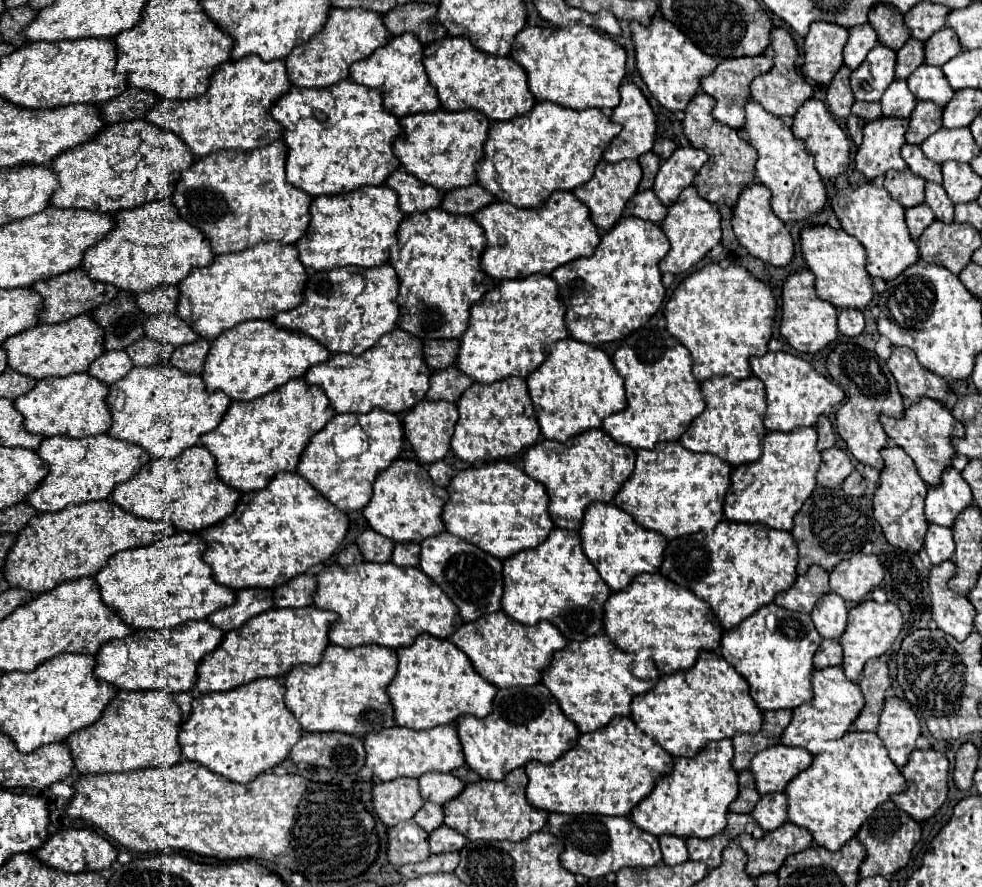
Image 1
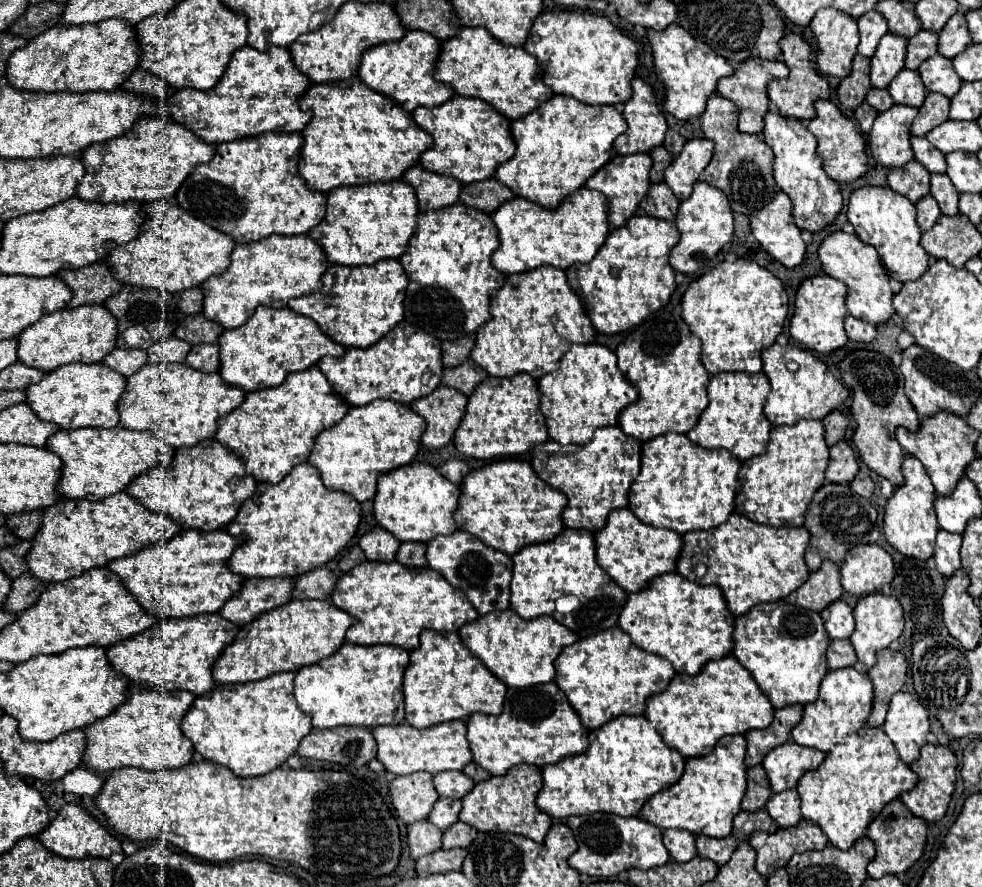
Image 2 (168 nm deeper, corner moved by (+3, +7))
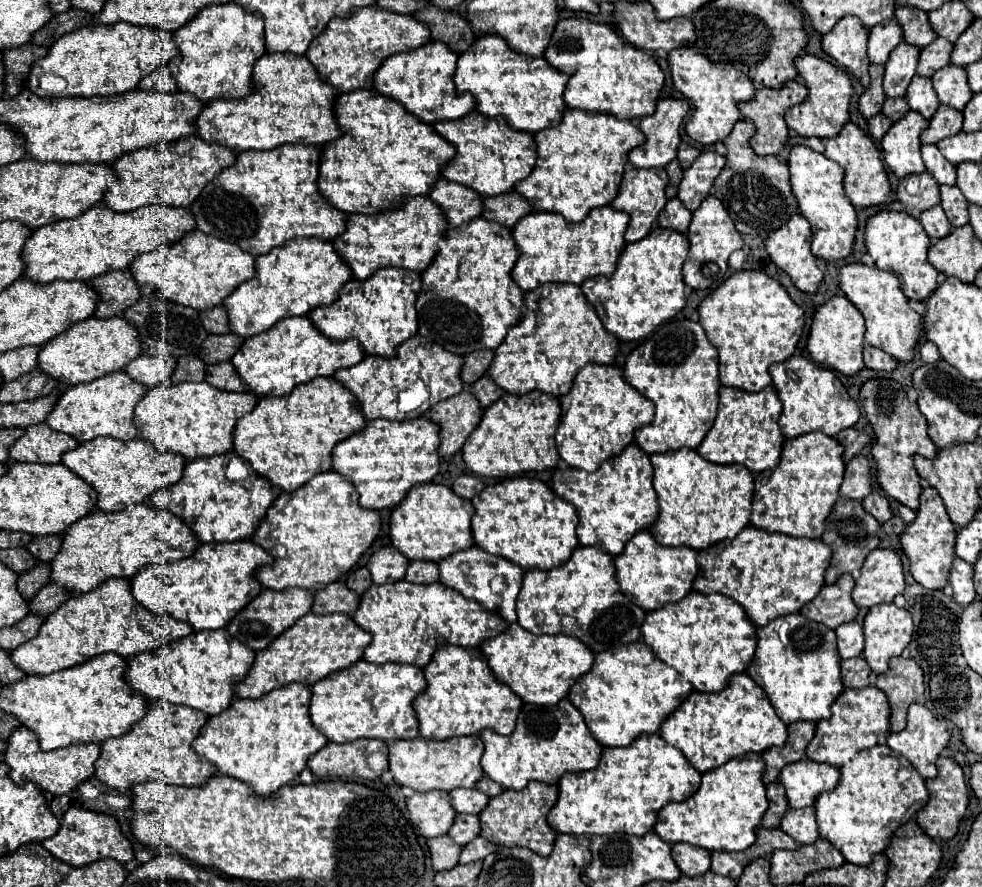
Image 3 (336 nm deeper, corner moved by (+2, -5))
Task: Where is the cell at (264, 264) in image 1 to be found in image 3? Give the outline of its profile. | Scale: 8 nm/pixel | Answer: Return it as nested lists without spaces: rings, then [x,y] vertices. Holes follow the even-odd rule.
[[[298,238],[288,242],[282,248],[274,248],[270,254],[258,256],[256,258],[256,276],[248,282],[244,282],[236,292],[232,292],[224,300],[224,308],[228,308],[228,318],[230,318],[230,328],[234,334],[242,338],[250,338],[254,334],[270,330],[276,322],[292,316],[306,316],[318,306],[332,304],[338,298],[340,288],[346,284],[346,280],[352,280],[352,270],[340,256],[336,256],[336,250],[332,248],[330,240],[320,240],[320,238]]]

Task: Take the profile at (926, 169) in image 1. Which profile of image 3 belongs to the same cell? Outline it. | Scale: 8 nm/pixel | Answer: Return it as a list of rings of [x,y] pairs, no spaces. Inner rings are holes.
[[[934,144],[922,146],[922,158],[926,170],[936,178],[938,184],[956,184],[956,166],[948,162]]]

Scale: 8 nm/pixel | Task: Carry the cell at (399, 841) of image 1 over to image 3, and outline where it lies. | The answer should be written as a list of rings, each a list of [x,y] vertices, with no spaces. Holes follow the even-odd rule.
[[[436,836],[428,840],[430,852],[432,852],[432,866],[434,870],[452,870],[458,864],[460,848],[450,836]]]

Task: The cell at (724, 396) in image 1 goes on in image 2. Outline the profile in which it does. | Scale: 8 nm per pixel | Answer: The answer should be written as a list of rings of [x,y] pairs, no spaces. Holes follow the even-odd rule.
[[[719,372],[711,376],[709,406],[703,410],[695,428],[687,432],[687,438],[703,448],[723,448],[735,454],[737,460],[749,460],[751,456],[763,454],[769,440],[771,422],[763,414],[763,402],[769,396],[769,380],[763,372]]]

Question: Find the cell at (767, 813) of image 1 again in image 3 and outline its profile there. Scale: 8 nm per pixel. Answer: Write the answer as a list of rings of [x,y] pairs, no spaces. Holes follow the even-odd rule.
[[[798,808],[798,810],[788,810],[786,816],[782,818],[780,828],[790,834],[798,844],[812,844],[820,838],[818,828],[816,828],[816,808]]]

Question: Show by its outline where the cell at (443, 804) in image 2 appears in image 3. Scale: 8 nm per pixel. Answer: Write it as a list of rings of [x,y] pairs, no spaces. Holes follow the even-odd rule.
[[[458,814],[454,826],[448,832],[448,836],[452,840],[456,840],[456,844],[460,844],[460,846],[468,844],[478,834],[480,834],[480,820],[474,814]]]

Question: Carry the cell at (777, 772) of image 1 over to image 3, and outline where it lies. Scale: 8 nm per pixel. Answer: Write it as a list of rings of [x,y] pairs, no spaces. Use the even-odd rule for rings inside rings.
[[[804,758],[796,764],[788,764],[780,774],[780,782],[786,788],[790,808],[806,808],[812,806],[822,792],[838,786],[840,770],[830,764]]]

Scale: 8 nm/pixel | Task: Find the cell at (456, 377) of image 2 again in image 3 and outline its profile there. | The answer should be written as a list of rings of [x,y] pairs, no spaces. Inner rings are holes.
[[[482,376],[476,384],[472,384],[472,394],[480,400],[482,408],[488,408],[490,404],[494,404],[502,394],[506,394],[500,386],[496,386],[490,376]]]

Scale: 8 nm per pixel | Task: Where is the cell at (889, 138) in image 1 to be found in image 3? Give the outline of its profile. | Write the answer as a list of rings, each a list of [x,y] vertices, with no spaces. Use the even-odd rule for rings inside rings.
[[[910,110],[902,120],[894,122],[882,138],[884,162],[898,178],[926,170],[920,156],[920,134],[928,128],[928,124],[930,122],[924,116]]]

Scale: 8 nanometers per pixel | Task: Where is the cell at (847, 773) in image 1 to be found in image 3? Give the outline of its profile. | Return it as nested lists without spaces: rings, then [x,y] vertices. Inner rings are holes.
[[[874,746],[874,748],[860,752],[854,760],[844,764],[844,768],[840,772],[842,772],[842,778],[840,778],[840,784],[836,786],[836,790],[820,794],[814,804],[818,832],[822,838],[832,842],[844,854],[846,862],[866,866],[872,862],[872,858],[876,854],[880,854],[888,848],[890,838],[892,838],[892,828],[894,828],[892,820],[898,820],[898,818],[910,820],[918,810],[922,810],[926,806],[926,802],[928,802],[926,780],[916,772],[916,768],[912,768],[912,764],[908,762],[906,756],[896,754],[888,746]]]

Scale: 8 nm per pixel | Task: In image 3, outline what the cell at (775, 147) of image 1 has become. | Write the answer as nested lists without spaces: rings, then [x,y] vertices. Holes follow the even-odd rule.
[[[794,146],[788,158],[790,182],[794,196],[800,204],[800,214],[812,226],[812,254],[824,262],[846,260],[854,252],[858,216],[856,208],[844,196],[844,168],[828,160],[824,154],[810,150],[808,146]]]

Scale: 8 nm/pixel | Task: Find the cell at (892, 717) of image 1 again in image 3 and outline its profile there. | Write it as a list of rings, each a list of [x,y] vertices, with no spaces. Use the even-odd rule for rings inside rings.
[[[912,704],[910,710],[908,710],[908,726],[902,730],[902,732],[896,732],[896,734],[890,734],[886,744],[904,754],[912,766],[920,772],[920,776],[924,778],[934,778],[938,774],[936,770],[936,760],[940,756],[940,752],[948,746],[950,742],[950,728],[946,724],[944,718],[936,718],[924,704]]]

